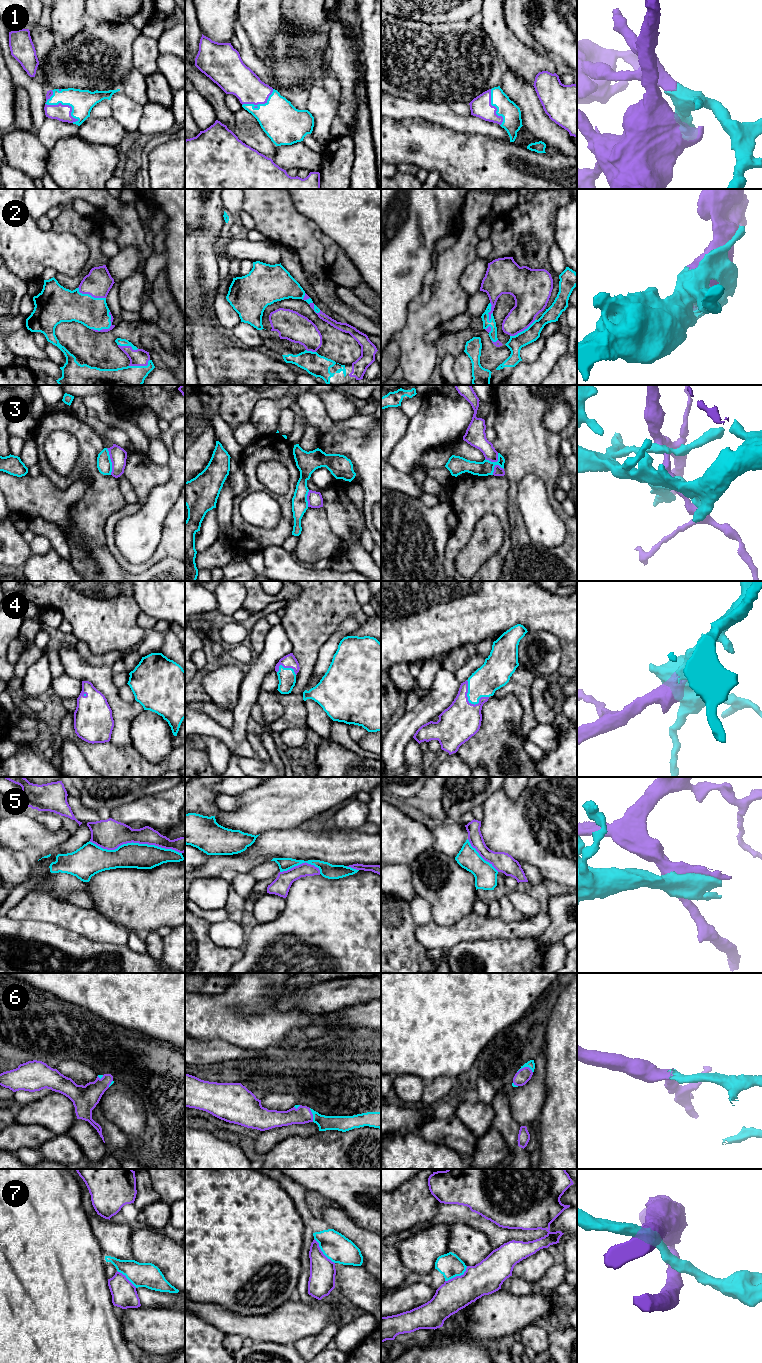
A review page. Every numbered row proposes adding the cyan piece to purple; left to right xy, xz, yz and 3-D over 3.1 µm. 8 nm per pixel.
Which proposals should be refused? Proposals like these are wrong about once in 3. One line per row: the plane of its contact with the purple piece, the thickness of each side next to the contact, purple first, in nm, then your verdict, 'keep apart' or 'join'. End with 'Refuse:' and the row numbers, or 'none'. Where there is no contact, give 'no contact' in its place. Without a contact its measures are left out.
1: contact in xy; calibres 130 and 190 nm; join
2: contact in xy; calibres 30 and 240 nm; join
3: contact in xy; calibres 140 and 120 nm; keep apart
4: contact in yz; calibres 300 and 220 nm; join
5: contact in xy; calibres 240 and 200 nm; keep apart
6: contact in yz; calibres 110 and 60 nm; join
7: contact in xz; calibres 220 and 220 nm; keep apart
Refuse: 3, 5, 7

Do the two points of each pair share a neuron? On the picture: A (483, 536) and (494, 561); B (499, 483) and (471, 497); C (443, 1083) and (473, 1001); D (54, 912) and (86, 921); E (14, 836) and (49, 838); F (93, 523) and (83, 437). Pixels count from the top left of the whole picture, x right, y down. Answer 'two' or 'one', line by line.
A: two
B: one
C: two
D: one
E: one
F: one

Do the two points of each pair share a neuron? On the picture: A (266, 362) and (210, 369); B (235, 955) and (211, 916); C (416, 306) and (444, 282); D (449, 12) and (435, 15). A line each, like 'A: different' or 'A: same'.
A: same
B: different
C: same
D: same

